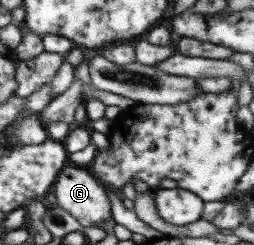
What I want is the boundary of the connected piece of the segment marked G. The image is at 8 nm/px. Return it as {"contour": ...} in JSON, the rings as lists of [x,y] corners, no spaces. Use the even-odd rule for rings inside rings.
{"contour":[[[64,166],[52,189],[56,205],[68,212],[82,227],[98,227],[113,220],[106,188],[86,167]]]}

